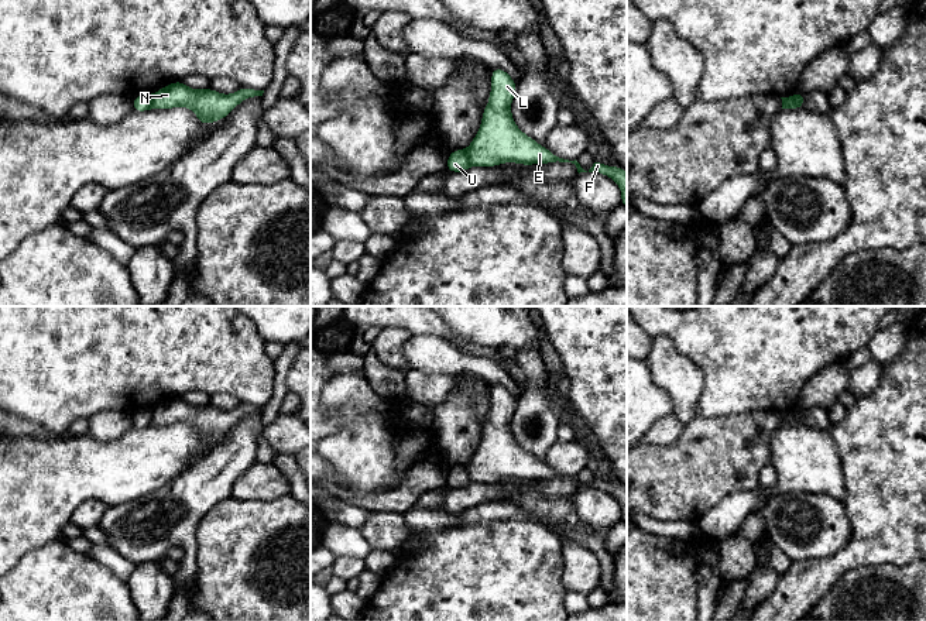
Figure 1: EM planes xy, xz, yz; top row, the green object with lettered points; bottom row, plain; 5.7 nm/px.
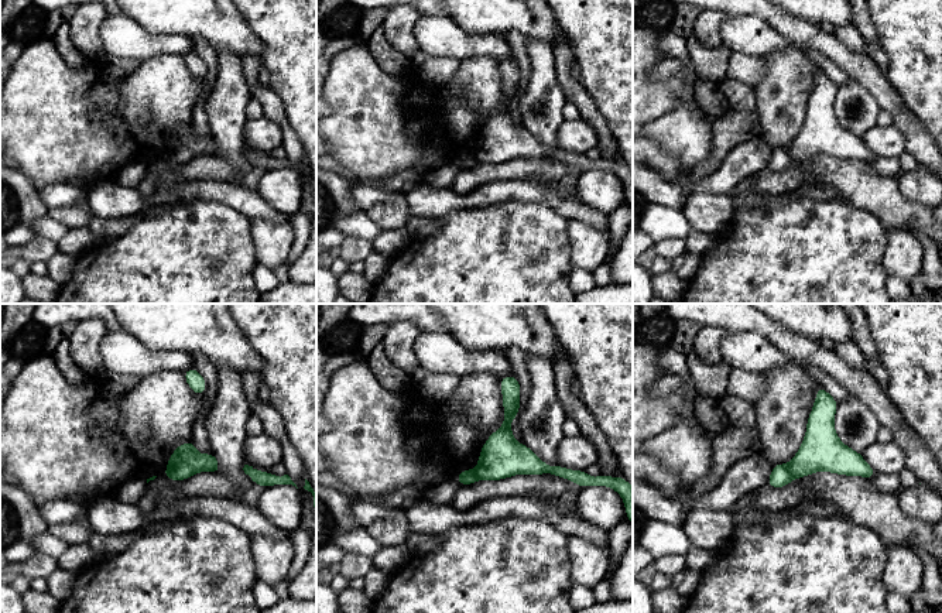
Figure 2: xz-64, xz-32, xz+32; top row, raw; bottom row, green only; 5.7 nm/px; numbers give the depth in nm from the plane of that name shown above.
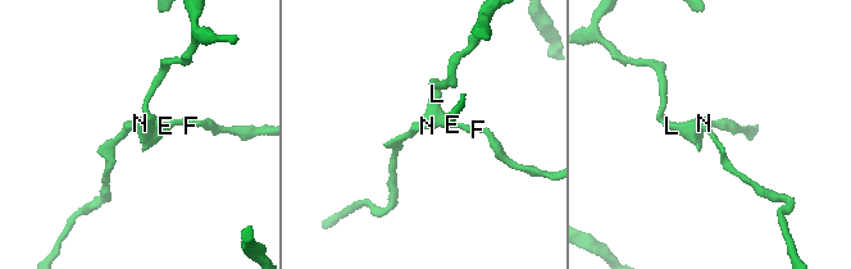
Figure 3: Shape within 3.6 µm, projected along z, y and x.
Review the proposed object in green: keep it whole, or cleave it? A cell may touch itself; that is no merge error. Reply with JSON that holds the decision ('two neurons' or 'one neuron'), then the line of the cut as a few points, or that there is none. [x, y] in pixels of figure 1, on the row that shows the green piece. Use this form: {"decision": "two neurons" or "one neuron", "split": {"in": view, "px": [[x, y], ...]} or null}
{"decision": "two neurons", "split": {"in": "xz", "px": [[465, 150], [470, 164]]}}

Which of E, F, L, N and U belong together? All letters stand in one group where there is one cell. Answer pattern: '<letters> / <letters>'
E F L N / U

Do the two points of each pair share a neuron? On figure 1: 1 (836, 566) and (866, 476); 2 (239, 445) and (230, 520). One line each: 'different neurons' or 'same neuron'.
1: same neuron
2: different neurons

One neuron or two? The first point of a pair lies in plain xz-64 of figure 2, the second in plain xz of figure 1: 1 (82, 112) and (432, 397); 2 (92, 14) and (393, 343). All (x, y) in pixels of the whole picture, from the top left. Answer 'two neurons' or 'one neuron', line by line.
1: two neurons
2: one neuron

